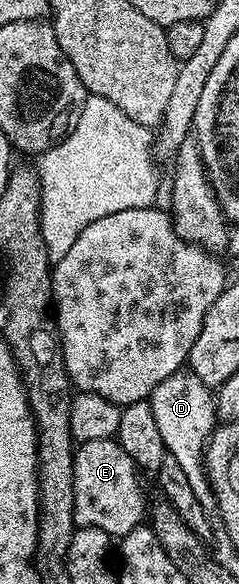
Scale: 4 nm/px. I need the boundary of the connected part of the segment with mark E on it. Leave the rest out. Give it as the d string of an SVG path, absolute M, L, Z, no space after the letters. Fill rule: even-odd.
M114 438L77 443L74 451L75 527L100 528L111 536L121 536L143 525L148 514L148 502L142 495L140 471L132 456L120 448Z

